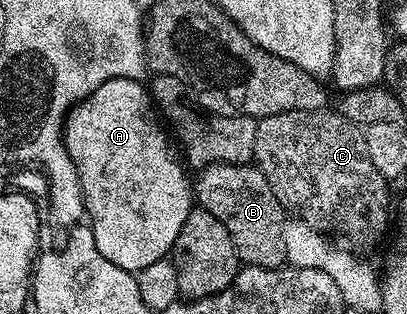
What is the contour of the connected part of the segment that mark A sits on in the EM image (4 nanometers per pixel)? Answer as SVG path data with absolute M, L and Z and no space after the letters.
M125 78L97 86L93 94L79 101L68 112L63 141L81 178L83 206L97 242L97 250L101 250L101 254L105 254L113 266L121 266L121 270L132 274L138 274L145 266L153 266L153 262L164 259L177 242L177 234L181 234L185 218L191 213L193 184L190 179L187 181L188 169L153 107L150 91L140 81Z

